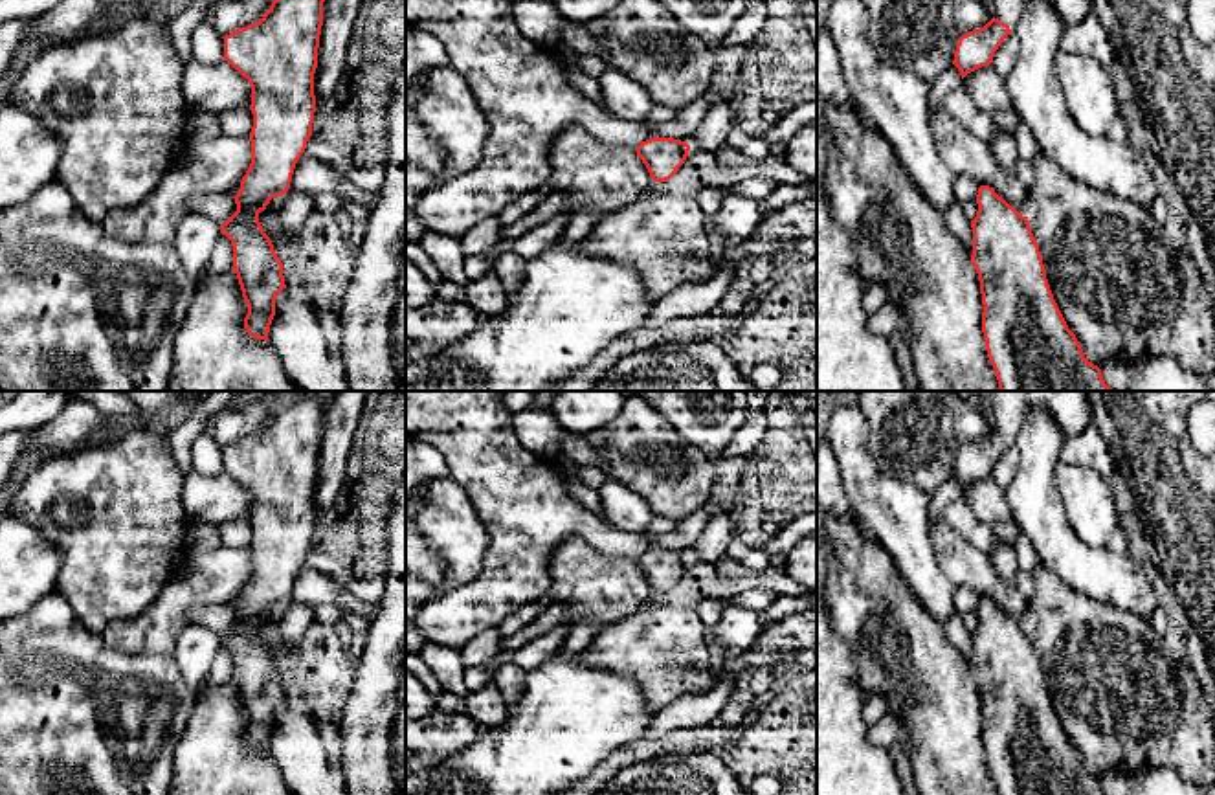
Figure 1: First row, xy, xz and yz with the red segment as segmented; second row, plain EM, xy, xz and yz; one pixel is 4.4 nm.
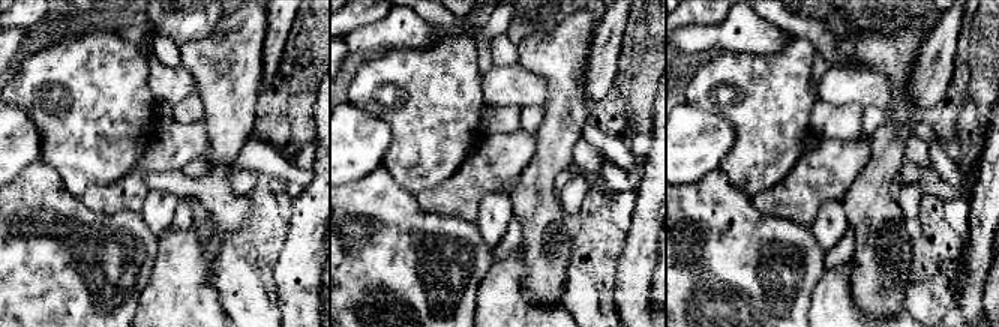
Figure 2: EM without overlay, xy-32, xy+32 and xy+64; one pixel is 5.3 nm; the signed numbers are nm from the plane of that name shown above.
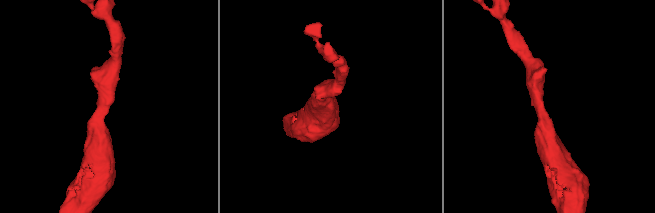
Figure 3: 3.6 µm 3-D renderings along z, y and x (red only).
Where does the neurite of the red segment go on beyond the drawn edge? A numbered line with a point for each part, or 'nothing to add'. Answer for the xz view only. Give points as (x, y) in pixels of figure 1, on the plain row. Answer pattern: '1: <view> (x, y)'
nothing to add

